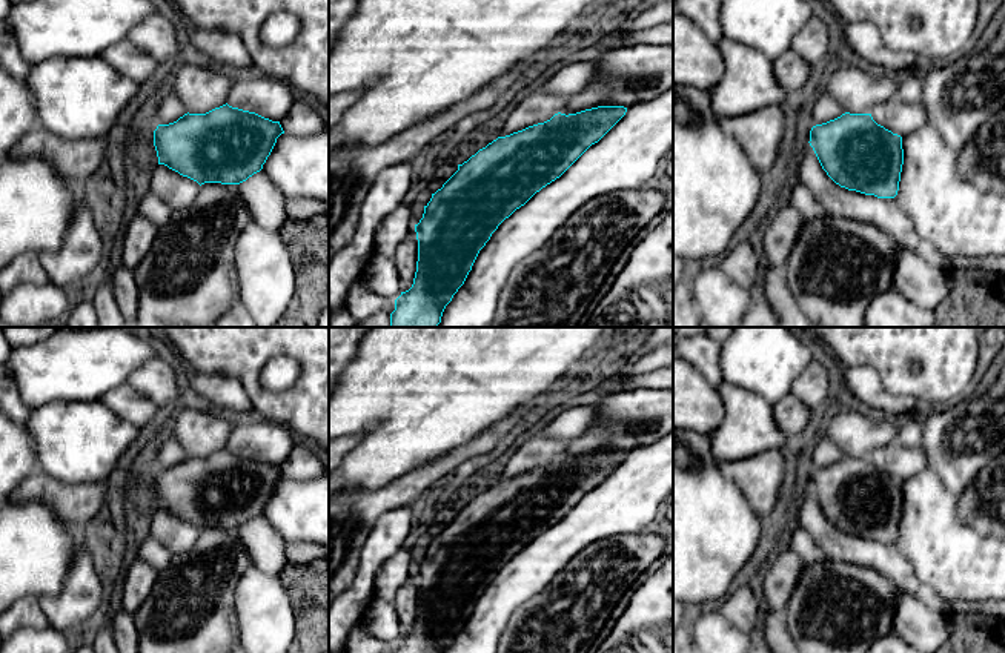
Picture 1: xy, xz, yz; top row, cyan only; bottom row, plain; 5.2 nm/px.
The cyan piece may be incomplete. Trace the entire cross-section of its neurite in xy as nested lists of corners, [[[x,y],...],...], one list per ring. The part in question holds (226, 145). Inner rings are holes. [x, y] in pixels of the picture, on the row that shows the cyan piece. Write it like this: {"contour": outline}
{"contour": [[[226,103],[206,114],[187,112],[174,123],[158,124],[154,131],[154,146],[158,164],[168,166],[200,186],[204,183],[240,184],[263,169],[281,134],[284,131],[280,121]]]}

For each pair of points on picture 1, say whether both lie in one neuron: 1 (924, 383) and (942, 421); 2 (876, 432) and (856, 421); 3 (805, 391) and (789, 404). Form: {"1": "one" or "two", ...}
{"1": "two", "2": "one", "3": "two"}

